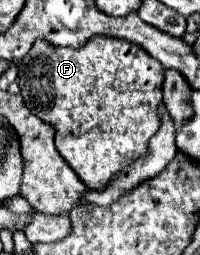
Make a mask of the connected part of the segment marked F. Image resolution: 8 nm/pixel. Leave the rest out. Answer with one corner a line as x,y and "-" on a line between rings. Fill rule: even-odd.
93,36
81,48
59,48
47,40
37,40
27,56
19,62
19,88
27,108
55,128
55,146
63,160
75,170
87,188
105,188
113,174
121,172
139,156
145,156
149,138
161,126
159,104
163,100
161,84
163,66
153,60
141,46
127,40

